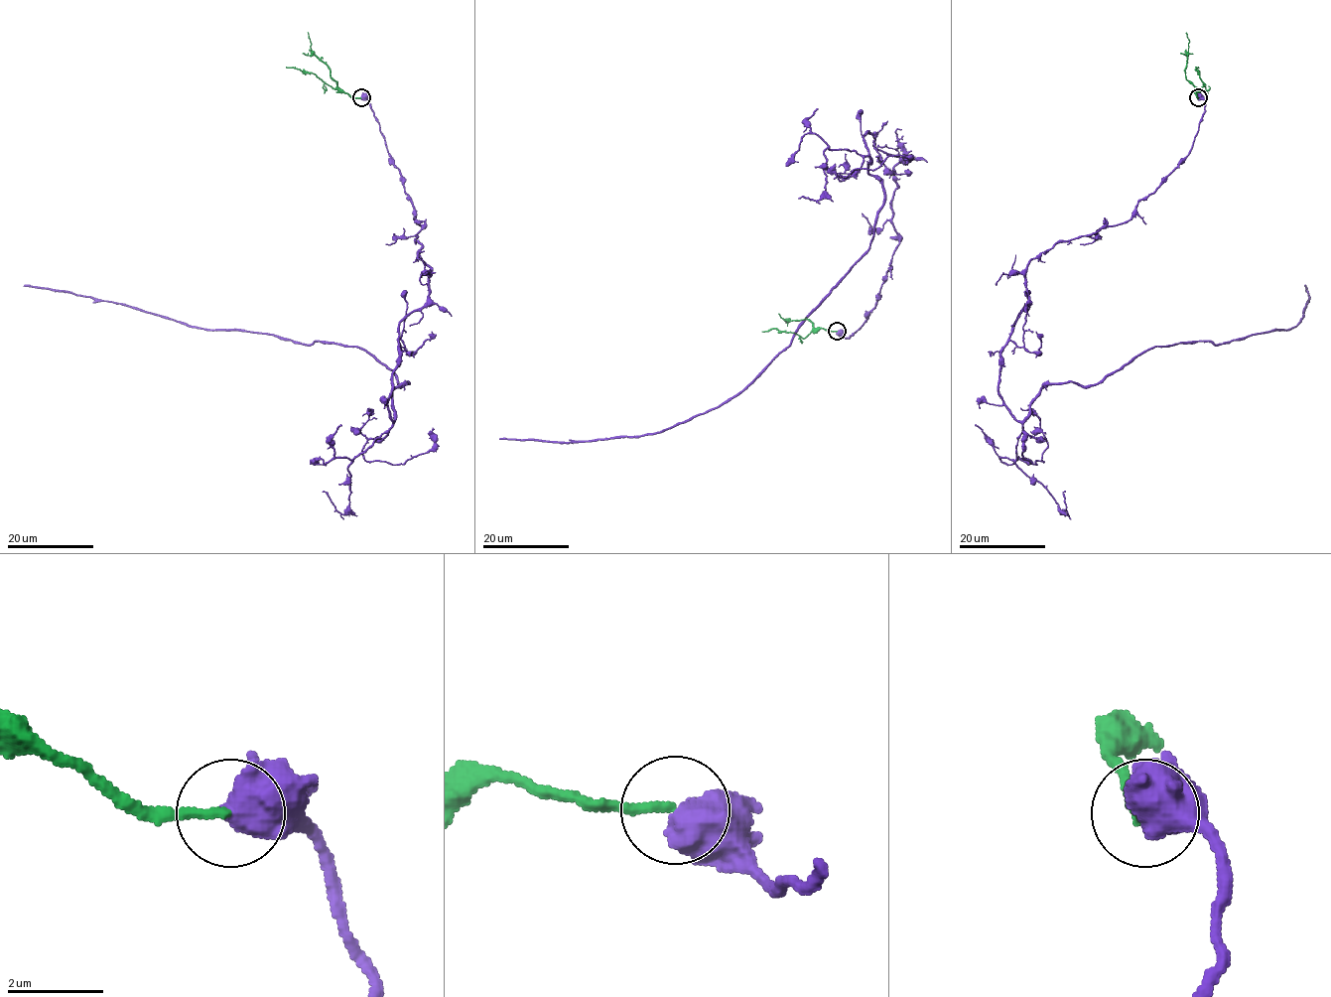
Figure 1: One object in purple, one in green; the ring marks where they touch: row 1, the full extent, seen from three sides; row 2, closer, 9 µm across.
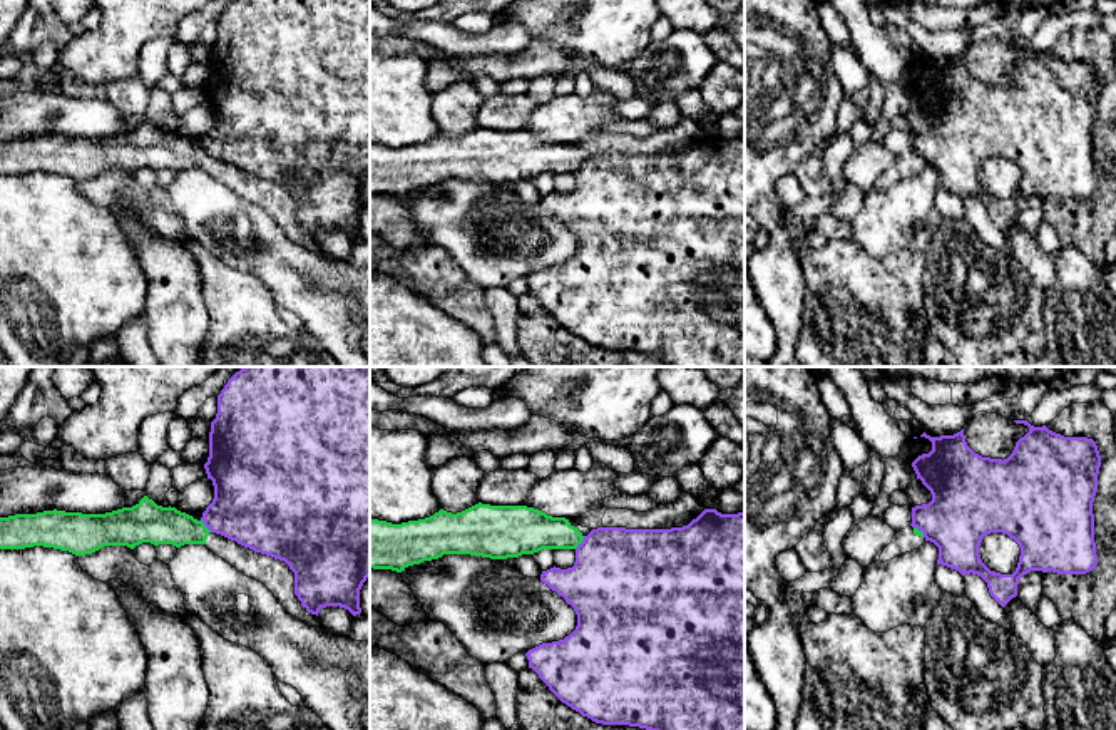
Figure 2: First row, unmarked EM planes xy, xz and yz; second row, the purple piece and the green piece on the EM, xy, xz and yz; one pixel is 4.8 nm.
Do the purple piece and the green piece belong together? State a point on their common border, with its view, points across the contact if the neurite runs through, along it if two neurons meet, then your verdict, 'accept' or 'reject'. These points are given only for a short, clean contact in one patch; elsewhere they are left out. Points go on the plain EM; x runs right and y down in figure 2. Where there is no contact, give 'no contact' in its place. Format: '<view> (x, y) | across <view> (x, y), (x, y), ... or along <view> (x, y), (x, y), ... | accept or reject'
xz (581, 168) | along xz (584, 161), (574, 173) | reject

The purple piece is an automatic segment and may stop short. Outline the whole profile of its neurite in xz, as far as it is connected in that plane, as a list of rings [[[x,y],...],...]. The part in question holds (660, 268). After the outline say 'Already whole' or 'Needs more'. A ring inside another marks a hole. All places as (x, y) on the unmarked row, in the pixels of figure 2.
[[[704,134],[688,151],[671,154],[592,154],[576,172],[574,191],[542,196],[540,206],[562,221],[577,239],[577,251],[569,261],[542,268],[525,278],[529,293],[562,328],[596,348],[658,357],[663,367],[745,367],[745,136],[721,139],[716,134]]]. Already whole

